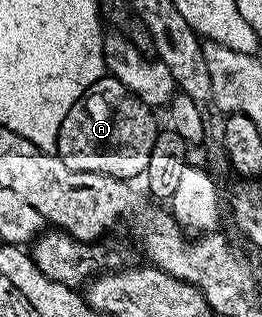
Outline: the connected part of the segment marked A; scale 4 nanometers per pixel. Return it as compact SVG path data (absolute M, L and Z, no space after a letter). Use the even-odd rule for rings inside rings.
M102 76L67 112L59 128L56 155L67 168L79 172L99 172L126 180L144 175L151 160L155 137L154 111L144 106L119 80Z

